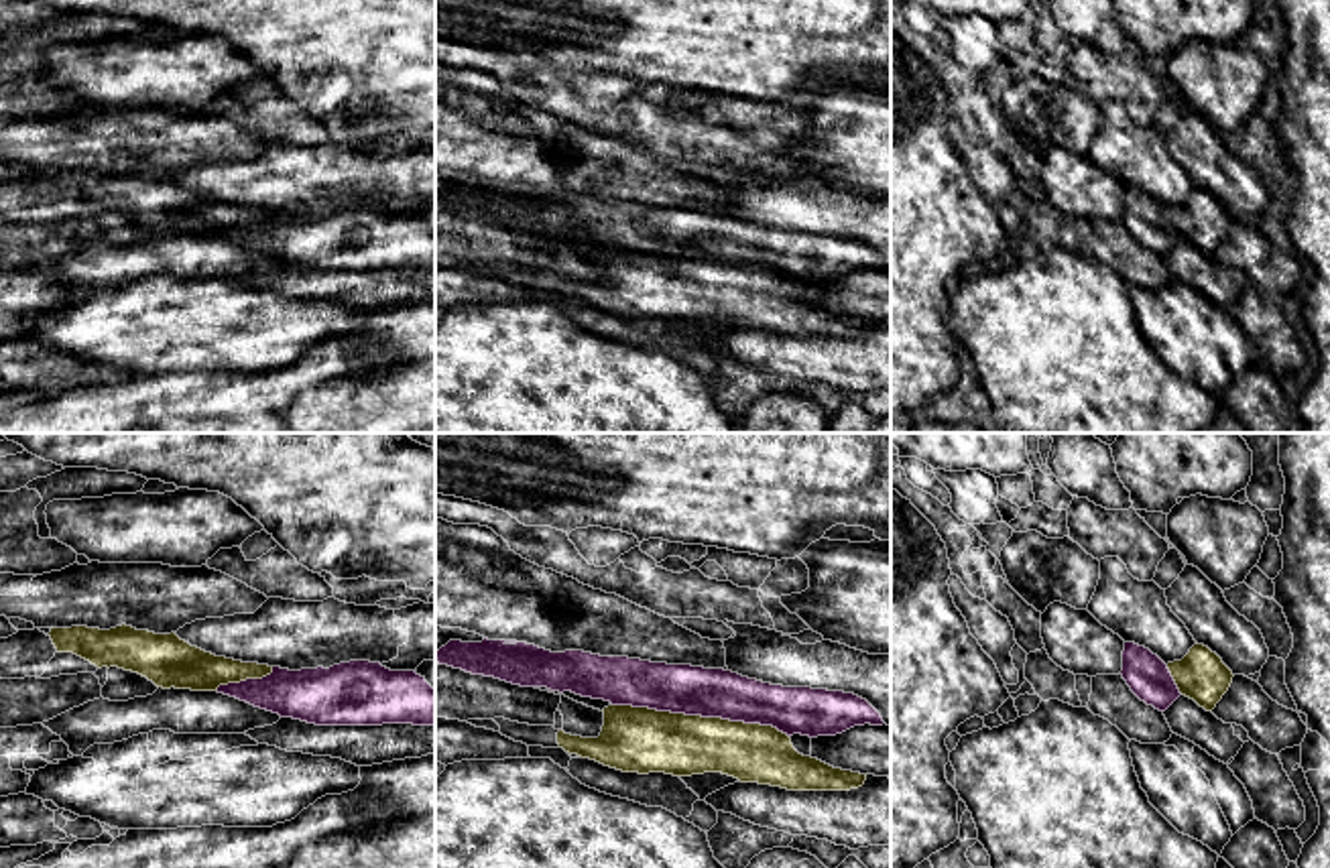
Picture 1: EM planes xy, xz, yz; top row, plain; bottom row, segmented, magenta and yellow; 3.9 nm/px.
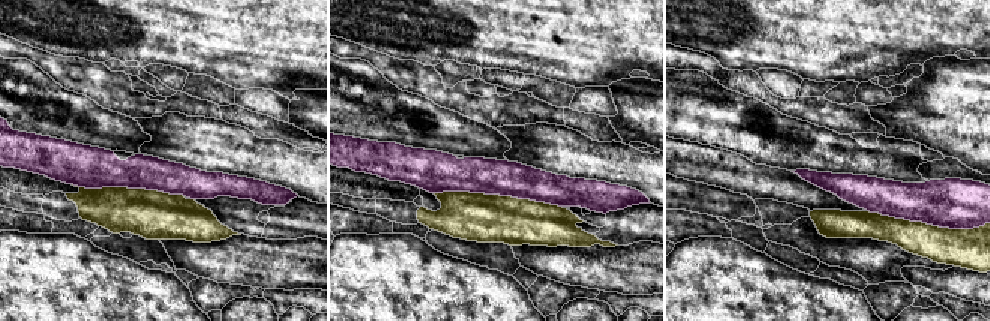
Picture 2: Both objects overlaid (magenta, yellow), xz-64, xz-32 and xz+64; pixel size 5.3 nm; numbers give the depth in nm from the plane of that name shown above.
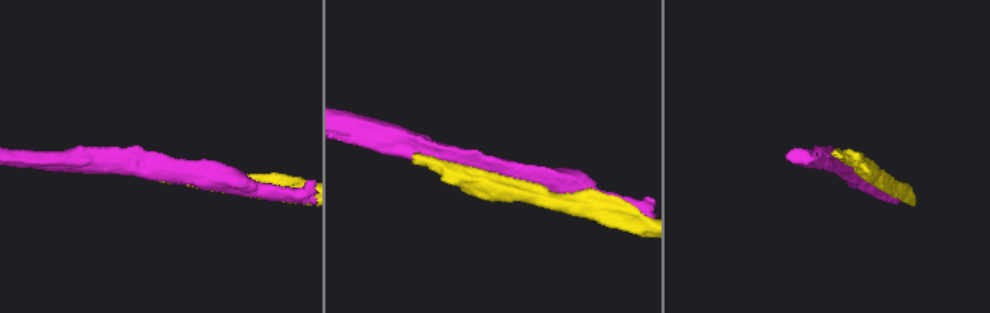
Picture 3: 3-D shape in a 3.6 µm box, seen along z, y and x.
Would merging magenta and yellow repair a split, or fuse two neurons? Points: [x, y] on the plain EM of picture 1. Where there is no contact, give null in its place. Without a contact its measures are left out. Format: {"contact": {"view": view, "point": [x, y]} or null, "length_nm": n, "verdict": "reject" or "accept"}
{"contact": {"view": "xz", "point": [700, 259]}, "length_nm": 700, "verdict": "reject"}

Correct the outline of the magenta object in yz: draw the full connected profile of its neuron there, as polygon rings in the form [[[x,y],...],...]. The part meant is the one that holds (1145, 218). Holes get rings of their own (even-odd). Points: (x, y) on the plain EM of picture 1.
[[[1125,187],[1121,220],[1141,246],[1159,256],[1182,240],[1167,209],[1135,187]]]

